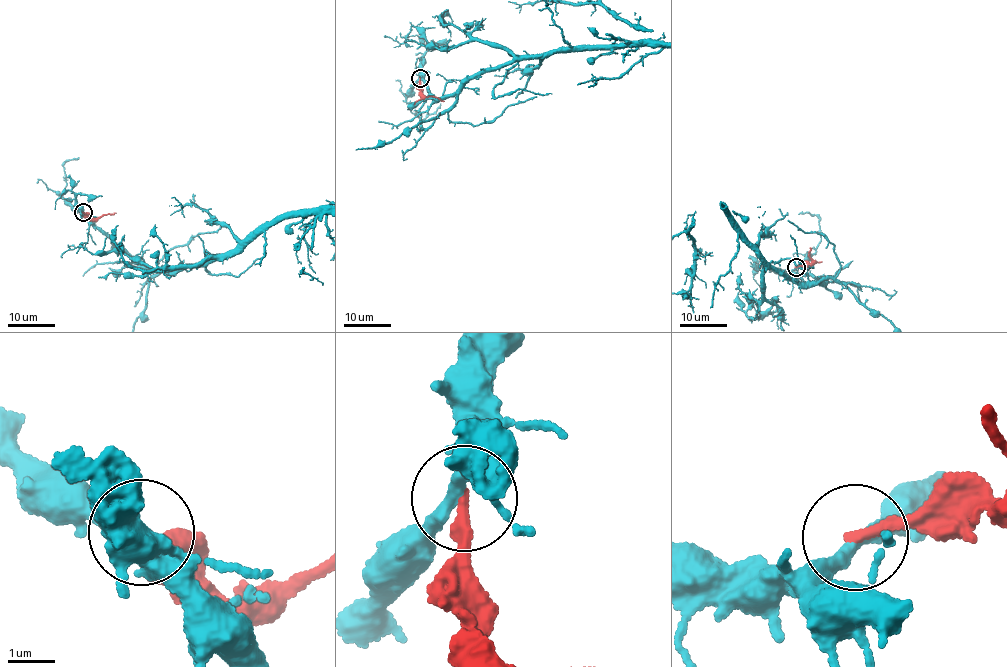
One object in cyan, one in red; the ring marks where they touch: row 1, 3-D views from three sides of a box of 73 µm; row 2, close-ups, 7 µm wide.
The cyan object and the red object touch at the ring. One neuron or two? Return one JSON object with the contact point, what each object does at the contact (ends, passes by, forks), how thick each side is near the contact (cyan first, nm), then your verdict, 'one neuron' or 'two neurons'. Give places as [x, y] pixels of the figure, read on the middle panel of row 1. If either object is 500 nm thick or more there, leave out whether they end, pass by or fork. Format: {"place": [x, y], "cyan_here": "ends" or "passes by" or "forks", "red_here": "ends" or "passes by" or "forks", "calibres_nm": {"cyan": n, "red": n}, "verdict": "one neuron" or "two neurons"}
{"place": [420, 78], "cyan_here": "passes by", "red_here": "ends", "calibres_nm": {"cyan": 280, "red": 300}, "verdict": "two neurons"}

